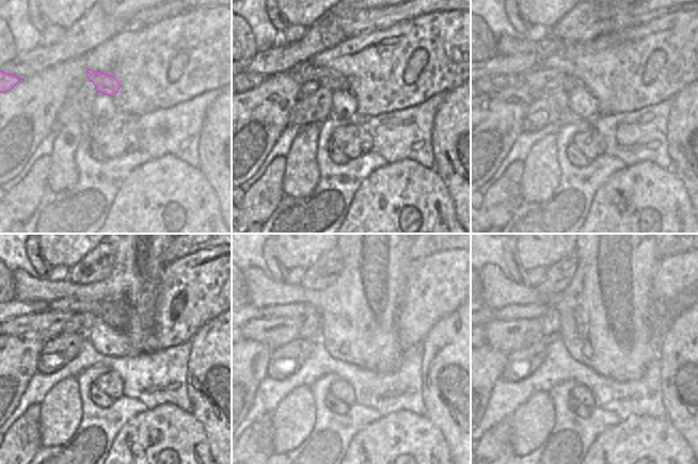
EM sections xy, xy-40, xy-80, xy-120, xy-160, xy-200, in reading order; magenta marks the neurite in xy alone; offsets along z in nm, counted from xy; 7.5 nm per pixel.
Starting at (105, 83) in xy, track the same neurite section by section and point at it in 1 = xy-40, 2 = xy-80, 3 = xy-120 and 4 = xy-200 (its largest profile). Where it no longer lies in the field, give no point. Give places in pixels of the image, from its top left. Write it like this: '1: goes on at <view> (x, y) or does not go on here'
1: goes on at xy-40 (330, 79)
2: goes on at xy-80 (534, 80)
3: goes on at xy-120 (49, 323)
4: goes on at xy-200 (505, 336)

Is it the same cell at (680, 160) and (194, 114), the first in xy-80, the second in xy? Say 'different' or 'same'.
different

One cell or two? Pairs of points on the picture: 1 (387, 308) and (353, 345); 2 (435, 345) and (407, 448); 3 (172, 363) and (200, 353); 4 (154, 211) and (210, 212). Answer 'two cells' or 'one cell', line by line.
1: one cell
2: two cells
3: two cells
4: one cell

